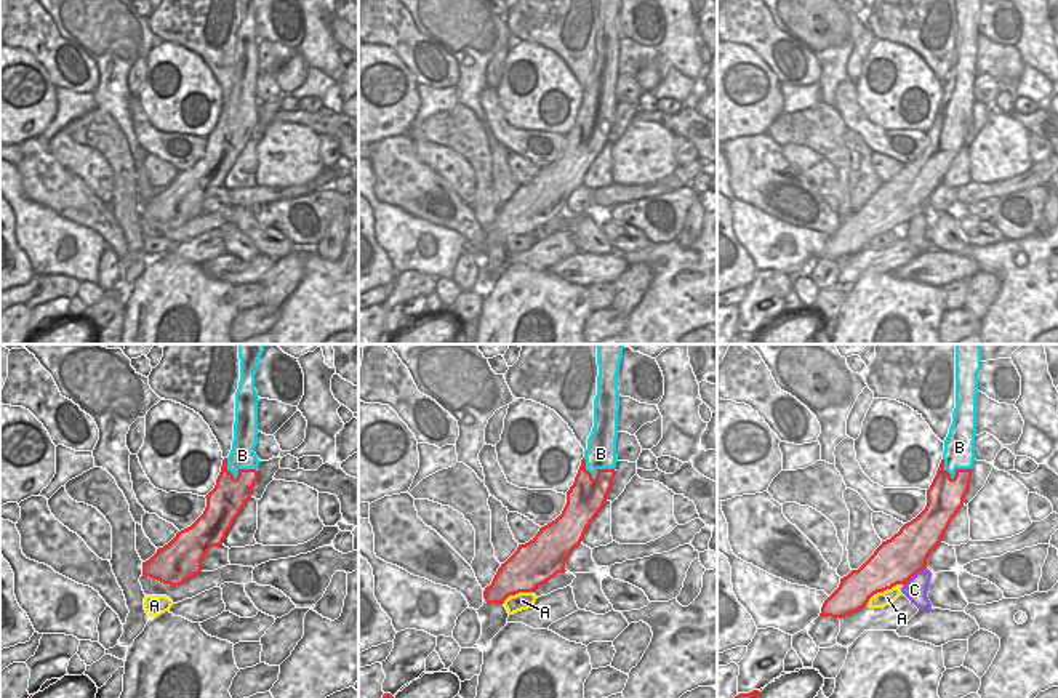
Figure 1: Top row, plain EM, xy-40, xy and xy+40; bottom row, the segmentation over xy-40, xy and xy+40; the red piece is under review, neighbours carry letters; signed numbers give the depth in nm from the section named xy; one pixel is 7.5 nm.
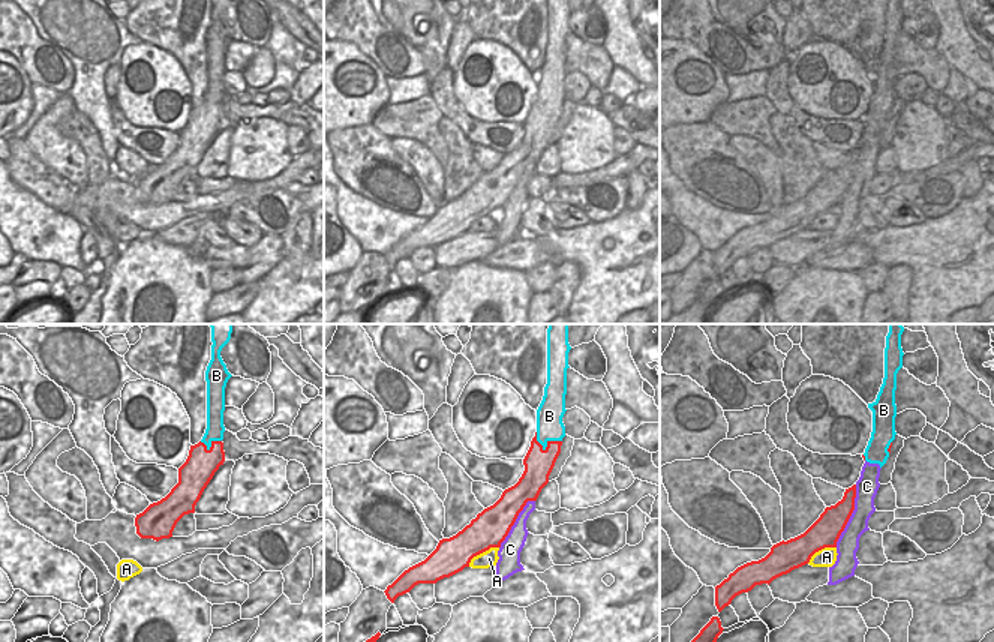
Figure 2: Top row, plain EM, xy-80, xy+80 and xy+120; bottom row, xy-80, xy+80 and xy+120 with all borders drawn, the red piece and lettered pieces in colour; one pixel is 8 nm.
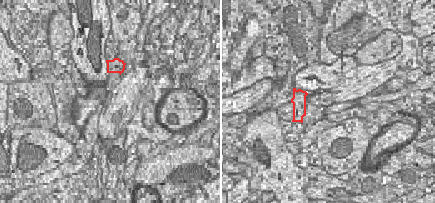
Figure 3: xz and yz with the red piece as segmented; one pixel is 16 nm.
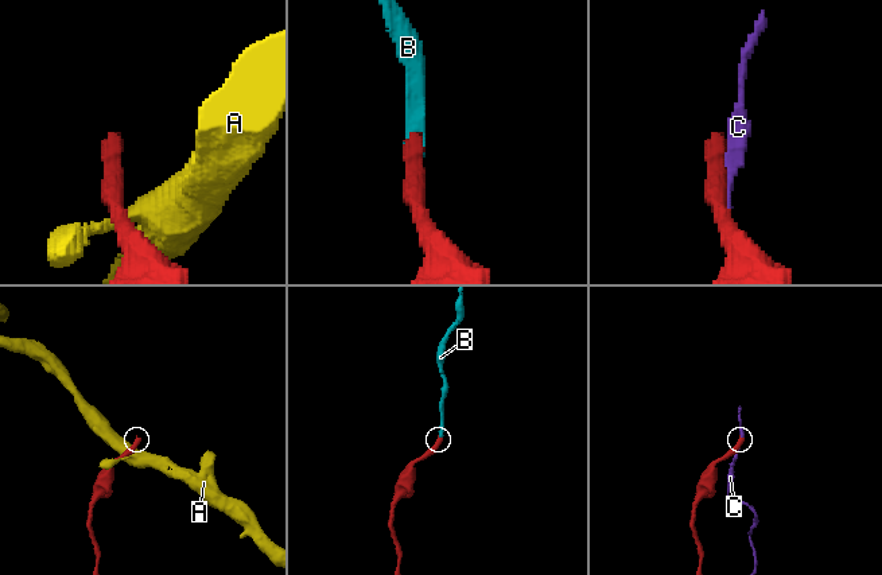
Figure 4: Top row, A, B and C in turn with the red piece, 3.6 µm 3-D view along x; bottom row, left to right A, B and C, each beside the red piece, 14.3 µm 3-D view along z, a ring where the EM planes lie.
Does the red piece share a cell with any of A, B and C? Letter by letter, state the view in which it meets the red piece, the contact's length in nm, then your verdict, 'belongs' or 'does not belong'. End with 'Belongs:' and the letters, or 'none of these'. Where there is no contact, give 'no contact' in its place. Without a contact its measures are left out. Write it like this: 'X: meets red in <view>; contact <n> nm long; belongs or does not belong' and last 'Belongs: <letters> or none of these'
A: meets red in xy+40; contact 320 nm long; does not belong
B: meets red in xy-40; contact 240 nm long; belongs
C: meets red in xy+40; contact 220 nm long; does not belong
Belongs: B

